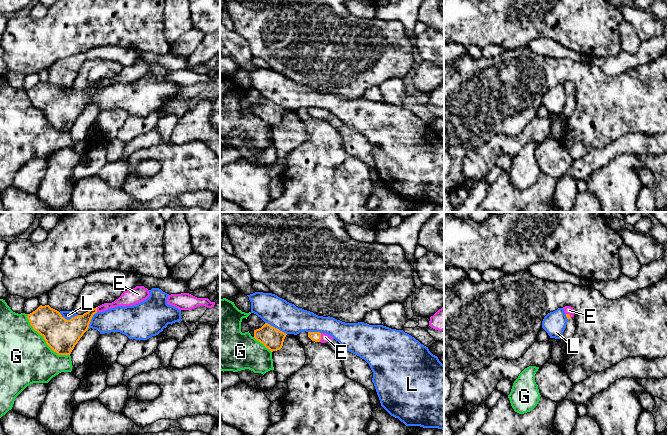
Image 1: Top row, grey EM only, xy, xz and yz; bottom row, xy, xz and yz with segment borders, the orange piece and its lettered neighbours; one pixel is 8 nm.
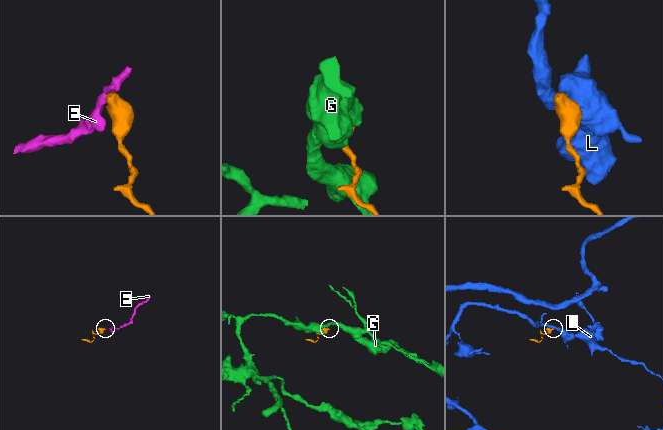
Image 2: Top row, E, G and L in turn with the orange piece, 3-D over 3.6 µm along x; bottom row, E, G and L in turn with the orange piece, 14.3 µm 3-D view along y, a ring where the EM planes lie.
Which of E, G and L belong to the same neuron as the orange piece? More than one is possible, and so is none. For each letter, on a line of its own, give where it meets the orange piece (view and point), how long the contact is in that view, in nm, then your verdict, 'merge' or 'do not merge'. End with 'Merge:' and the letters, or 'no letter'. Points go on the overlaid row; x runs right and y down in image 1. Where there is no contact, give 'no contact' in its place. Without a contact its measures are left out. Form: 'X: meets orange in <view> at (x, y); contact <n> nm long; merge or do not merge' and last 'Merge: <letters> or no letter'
E: meets orange in xz at (320, 337); contact 70 nm long; merge
G: meets orange in xy at (44, 339); contact 480 nm long; do not merge
L: meets orange in xz at (276, 328); contact 200 nm long; do not merge
Merge: E

